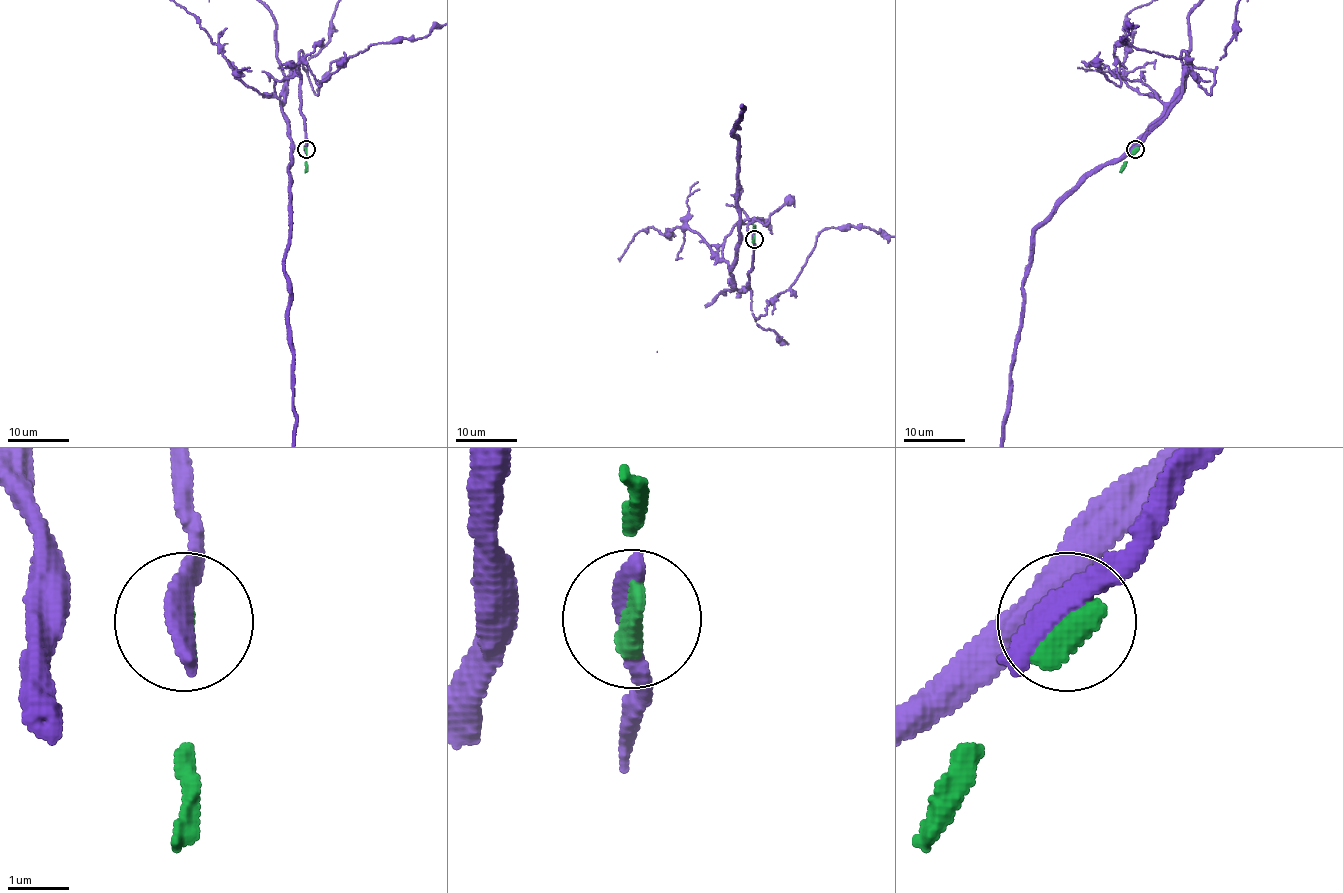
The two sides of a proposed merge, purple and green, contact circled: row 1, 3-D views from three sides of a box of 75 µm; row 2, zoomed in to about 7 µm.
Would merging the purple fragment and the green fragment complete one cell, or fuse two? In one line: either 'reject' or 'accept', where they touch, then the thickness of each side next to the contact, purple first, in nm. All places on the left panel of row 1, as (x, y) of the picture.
reject; at (306, 149); 440 nm thick on the purple side, 440 nm on the other

